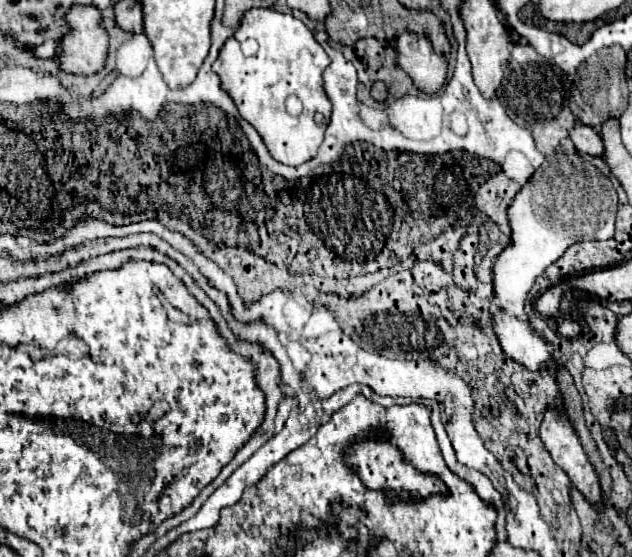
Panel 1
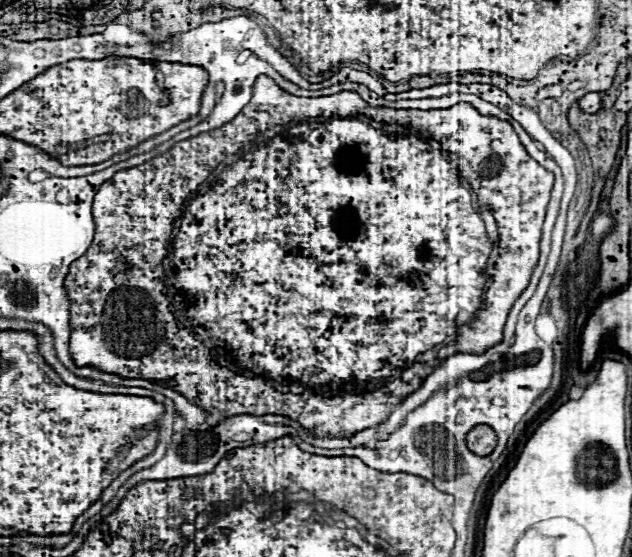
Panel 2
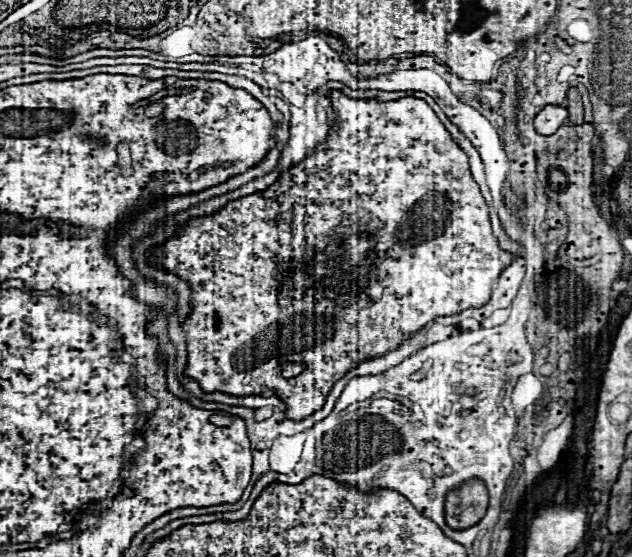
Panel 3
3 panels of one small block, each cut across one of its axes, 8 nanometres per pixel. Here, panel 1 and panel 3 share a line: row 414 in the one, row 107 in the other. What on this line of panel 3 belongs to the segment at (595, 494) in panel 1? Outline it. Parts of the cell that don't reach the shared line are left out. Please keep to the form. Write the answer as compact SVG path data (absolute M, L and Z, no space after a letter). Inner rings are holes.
M546 106L534 118L536 130L544 136L554 134L562 124L568 124L568 110L562 108L562 106Z

